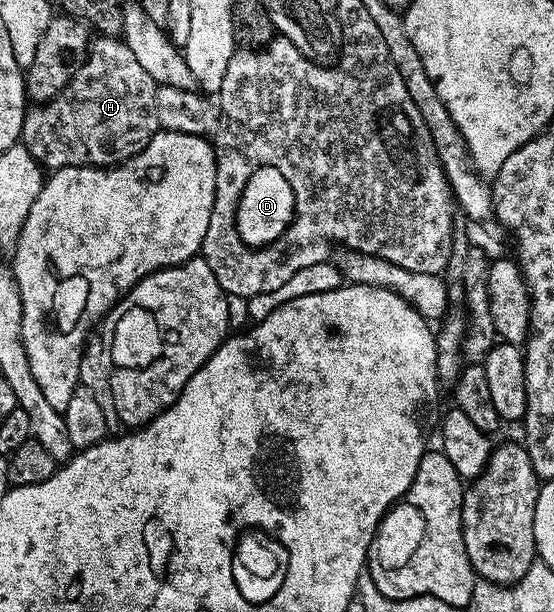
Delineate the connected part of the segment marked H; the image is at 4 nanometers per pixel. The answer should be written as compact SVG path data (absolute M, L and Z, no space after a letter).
M100 35L92 38L85 55L85 62L77 68L77 74L62 89L60 95L50 101L25 110L25 122L21 128L20 144L46 170L62 169L68 165L112 167L132 162L138 151L158 132L155 115L155 91L157 82L139 67L135 55L126 47L124 40Z

